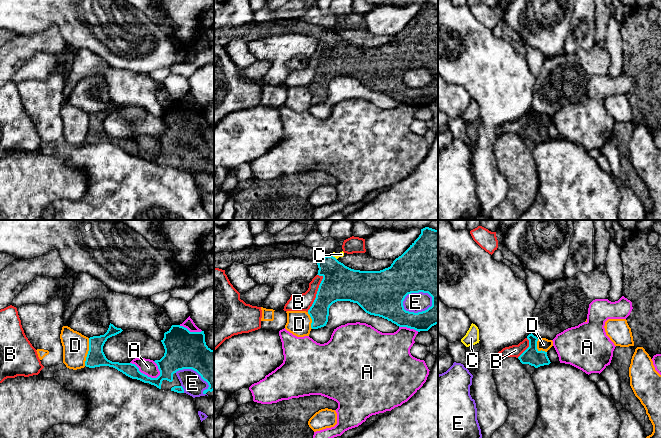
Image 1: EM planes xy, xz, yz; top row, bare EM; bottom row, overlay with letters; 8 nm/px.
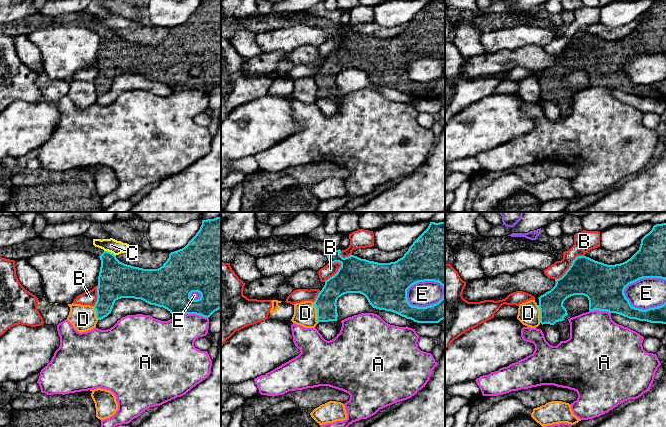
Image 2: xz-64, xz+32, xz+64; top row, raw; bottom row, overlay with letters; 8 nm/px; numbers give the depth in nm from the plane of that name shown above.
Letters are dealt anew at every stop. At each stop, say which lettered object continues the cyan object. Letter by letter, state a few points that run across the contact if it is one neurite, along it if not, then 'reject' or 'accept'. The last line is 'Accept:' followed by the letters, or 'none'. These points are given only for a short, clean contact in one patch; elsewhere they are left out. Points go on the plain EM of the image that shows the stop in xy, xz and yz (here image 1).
A: reject
B: reject
C: line xz (331, 31), (336, 35); reject
D: line xy (89, 114), (89, 126), (84, 141); reject
E: reject
Accept: none

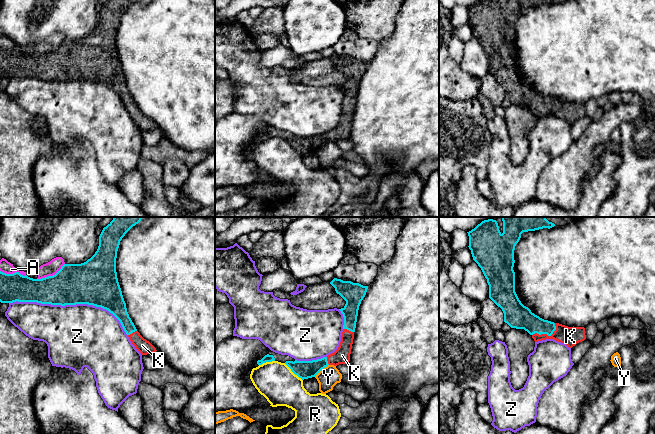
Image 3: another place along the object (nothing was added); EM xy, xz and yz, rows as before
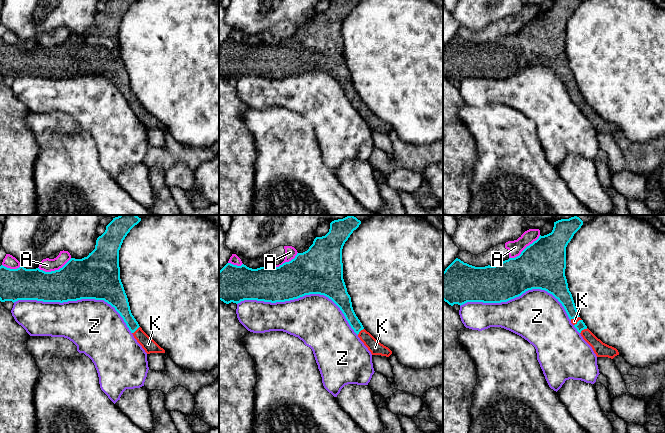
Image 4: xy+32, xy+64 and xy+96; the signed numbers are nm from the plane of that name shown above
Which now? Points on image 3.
A: reject
K: accept
R: reject
Y: reject
Z: reject
Accept: K

